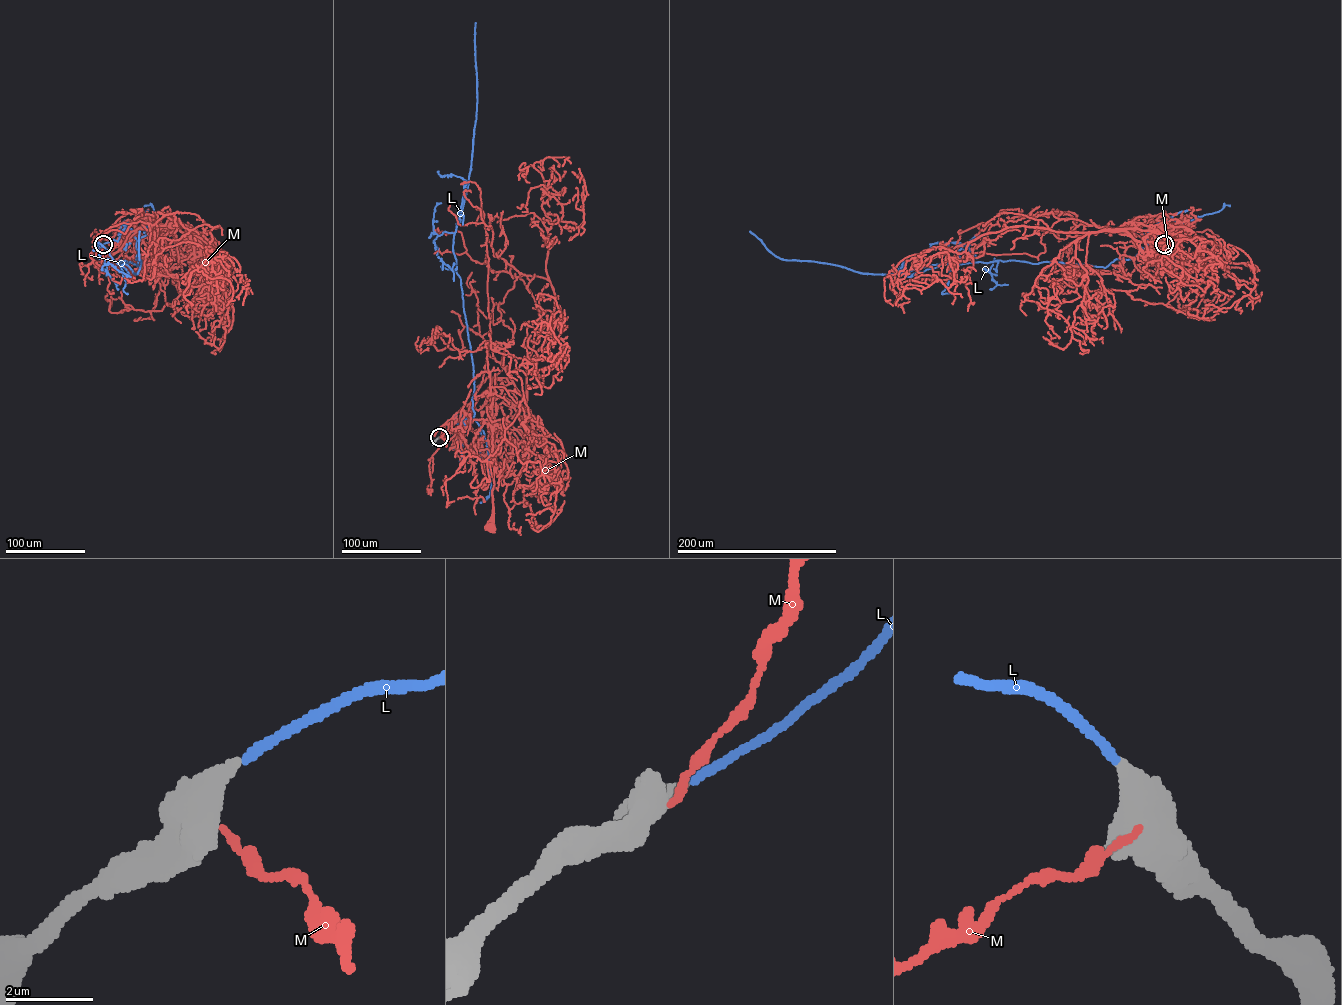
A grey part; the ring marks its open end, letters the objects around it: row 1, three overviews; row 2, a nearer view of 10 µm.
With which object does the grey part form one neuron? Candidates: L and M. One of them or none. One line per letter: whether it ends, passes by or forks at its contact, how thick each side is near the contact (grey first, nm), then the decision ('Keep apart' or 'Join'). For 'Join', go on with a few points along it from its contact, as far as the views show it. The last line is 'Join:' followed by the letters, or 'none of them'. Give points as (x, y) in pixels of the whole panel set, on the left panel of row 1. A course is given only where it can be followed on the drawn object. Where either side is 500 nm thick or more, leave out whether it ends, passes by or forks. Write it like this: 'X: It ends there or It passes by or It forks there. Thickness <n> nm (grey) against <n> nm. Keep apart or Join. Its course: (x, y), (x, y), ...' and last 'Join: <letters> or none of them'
L: It ends there. Thickness 320 nm (grey) against 200 nm. Join. Its course: (103, 244), (131, 229), (138, 267), (117, 262), (136, 274), (139, 231)
M: Thickness 850 nm (grey) against 140 nm. Keep apart
Join: L

